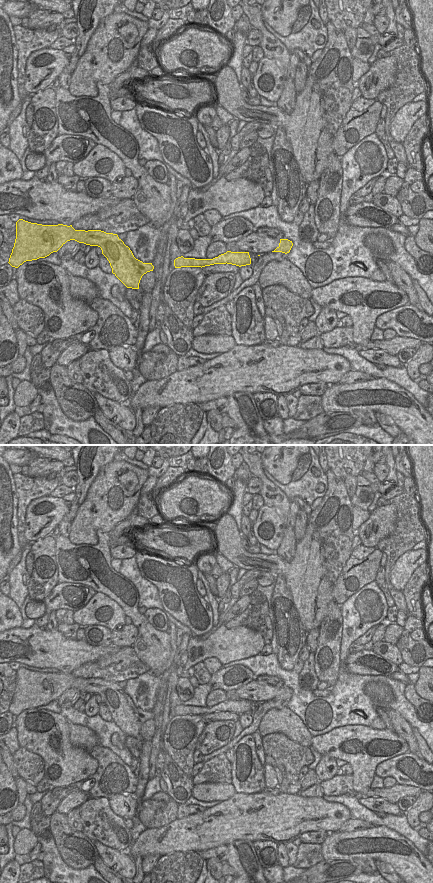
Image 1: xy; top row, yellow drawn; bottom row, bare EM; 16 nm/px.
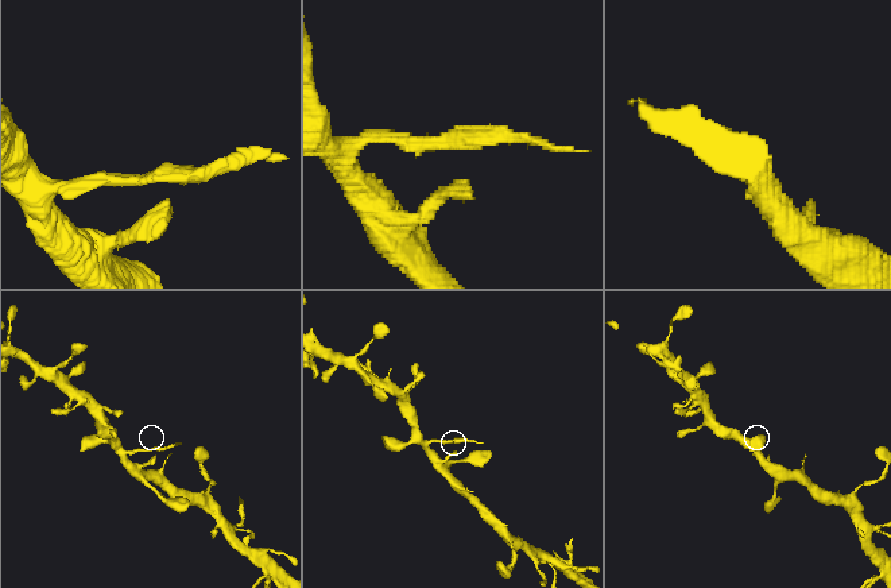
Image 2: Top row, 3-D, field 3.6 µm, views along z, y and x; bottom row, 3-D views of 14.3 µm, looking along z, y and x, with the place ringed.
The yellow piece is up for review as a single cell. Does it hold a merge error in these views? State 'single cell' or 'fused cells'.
fused cells

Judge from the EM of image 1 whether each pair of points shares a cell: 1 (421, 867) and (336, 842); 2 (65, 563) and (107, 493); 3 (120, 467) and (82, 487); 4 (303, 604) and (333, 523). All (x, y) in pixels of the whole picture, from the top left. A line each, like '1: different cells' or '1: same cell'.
1: same cell
2: different cells
3: different cells
4: different cells

